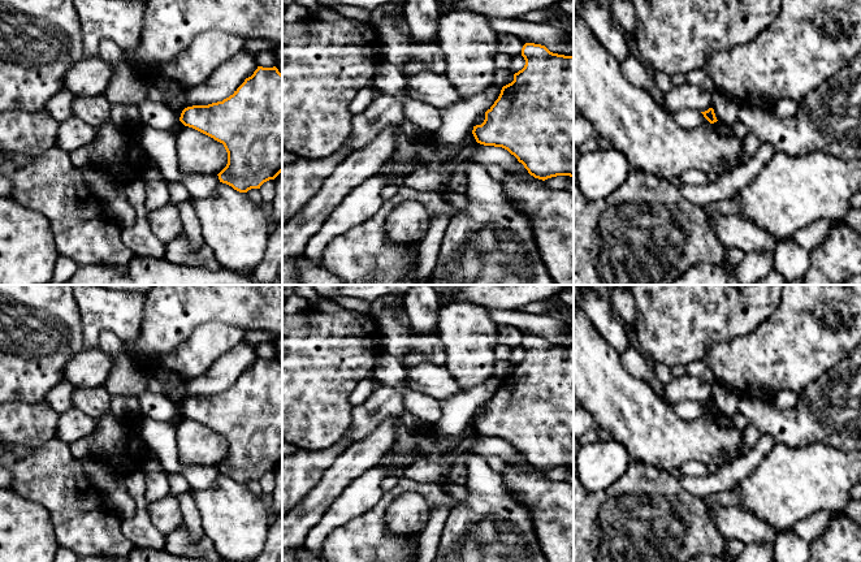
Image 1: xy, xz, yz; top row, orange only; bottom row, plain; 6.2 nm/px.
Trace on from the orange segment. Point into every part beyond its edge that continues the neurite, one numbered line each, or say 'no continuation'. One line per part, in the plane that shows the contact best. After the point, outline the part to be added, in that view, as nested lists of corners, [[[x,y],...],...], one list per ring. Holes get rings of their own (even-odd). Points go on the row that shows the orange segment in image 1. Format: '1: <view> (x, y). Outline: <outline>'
no continuation

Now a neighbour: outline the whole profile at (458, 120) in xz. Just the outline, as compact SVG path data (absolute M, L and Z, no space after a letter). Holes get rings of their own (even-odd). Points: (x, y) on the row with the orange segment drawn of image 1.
M493 85L468 100L440 109L441 126L432 138L446 146L459 144L467 135L472 134L477 116L490 109L501 90L502 87Z

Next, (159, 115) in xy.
M147 98L138 109L140 122L159 130L170 131L179 122L179 116L165 101Z

